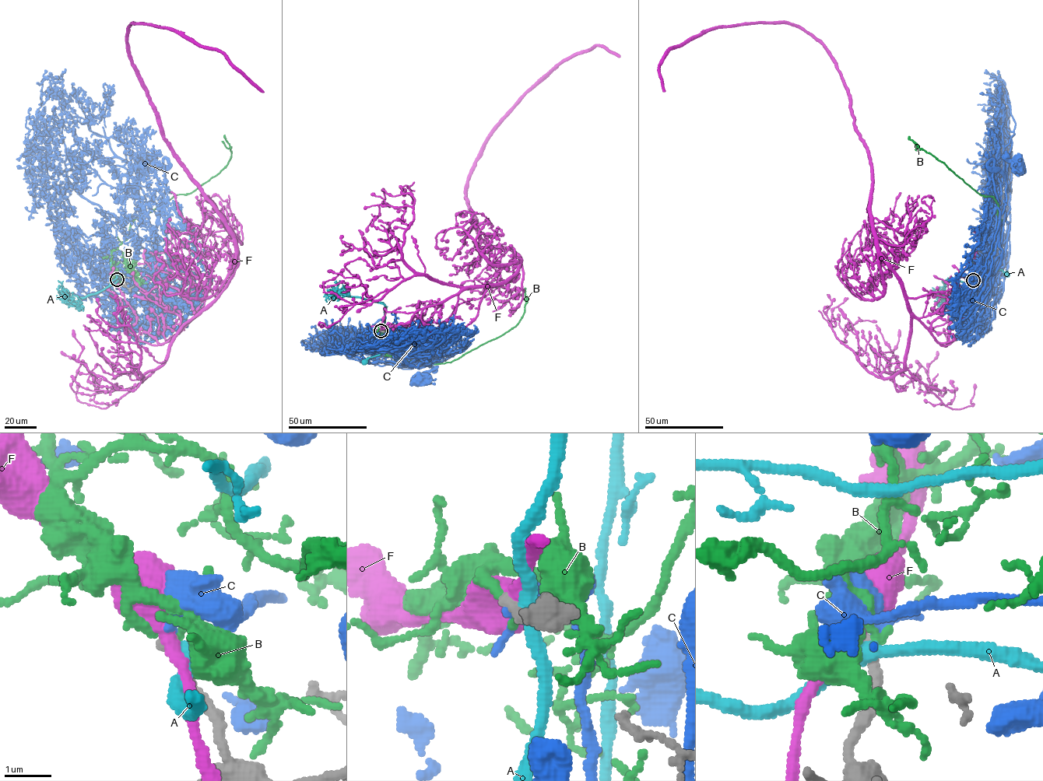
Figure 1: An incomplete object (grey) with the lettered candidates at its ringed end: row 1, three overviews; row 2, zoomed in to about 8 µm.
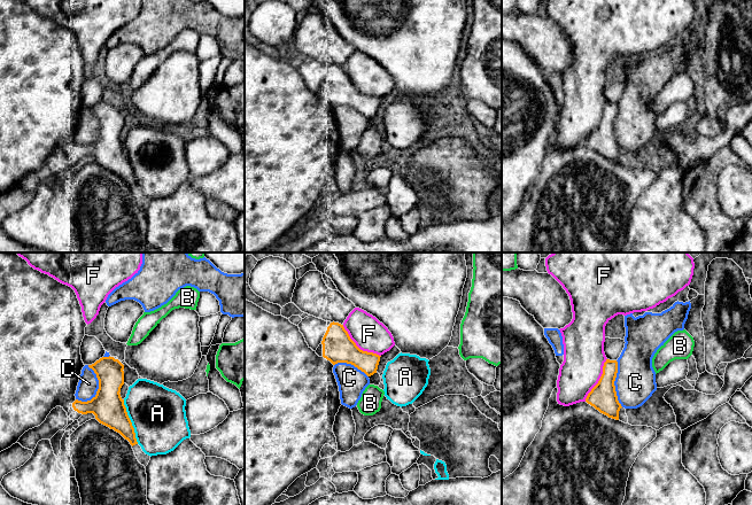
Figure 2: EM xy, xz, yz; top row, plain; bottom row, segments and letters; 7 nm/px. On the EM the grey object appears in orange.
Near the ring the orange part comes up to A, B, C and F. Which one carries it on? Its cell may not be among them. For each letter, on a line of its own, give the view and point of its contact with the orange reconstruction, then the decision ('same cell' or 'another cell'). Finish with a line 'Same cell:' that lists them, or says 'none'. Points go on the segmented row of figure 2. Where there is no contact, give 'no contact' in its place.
A: xy (130, 421) | another cell
B: no contact | same cell
C: xy (99, 387) | another cell
F: xz (357, 347) | another cell
Same cell: B

